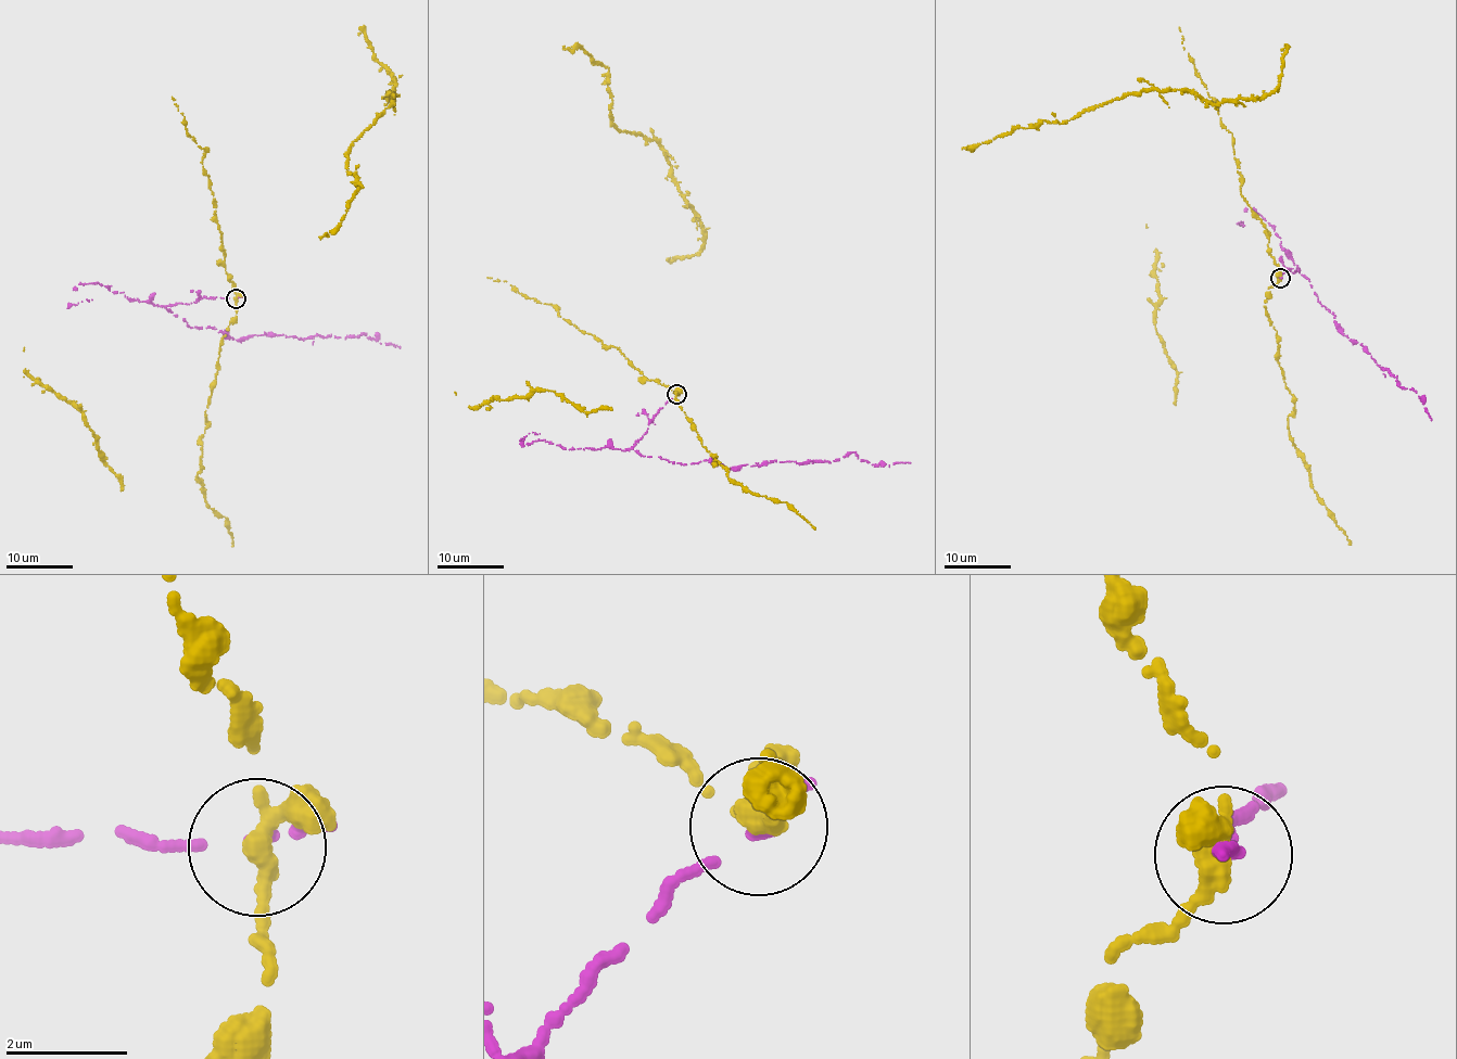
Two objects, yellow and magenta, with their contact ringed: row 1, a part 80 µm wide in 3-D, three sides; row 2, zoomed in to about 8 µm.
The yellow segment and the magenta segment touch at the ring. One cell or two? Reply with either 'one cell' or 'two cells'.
two cells

